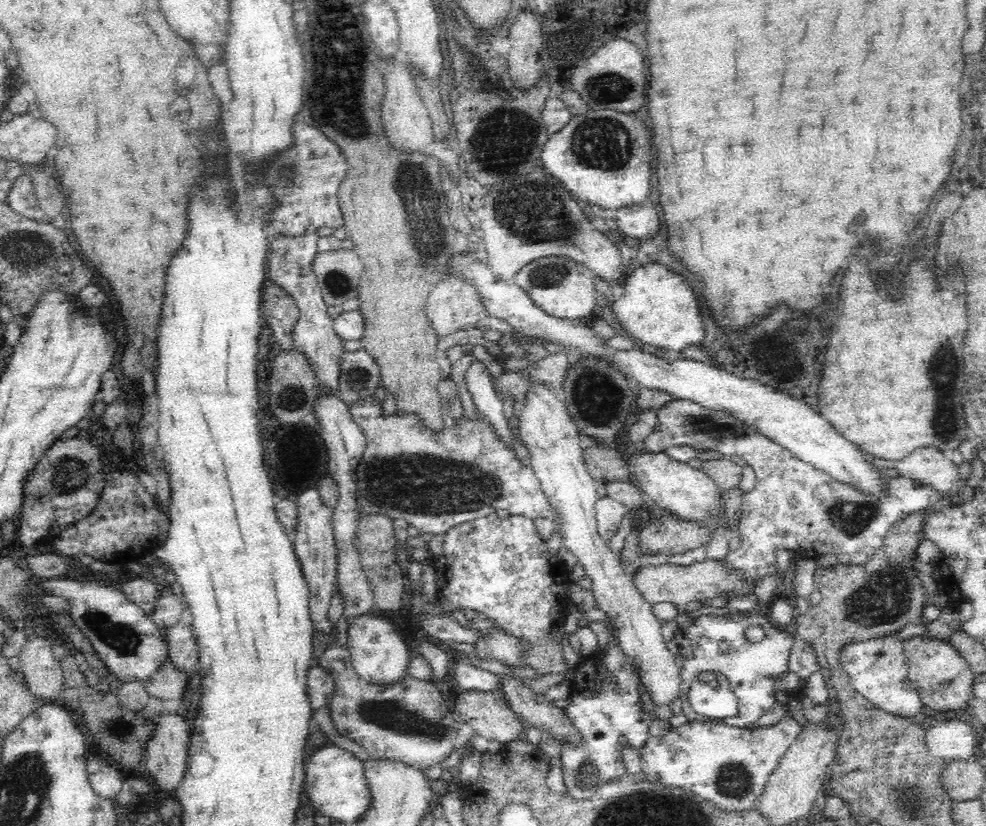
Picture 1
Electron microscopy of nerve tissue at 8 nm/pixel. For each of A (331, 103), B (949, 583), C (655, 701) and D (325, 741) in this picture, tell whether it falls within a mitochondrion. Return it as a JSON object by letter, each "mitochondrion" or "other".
{"A":"mitochondrion","B":"other","C":"other","D":"other"}

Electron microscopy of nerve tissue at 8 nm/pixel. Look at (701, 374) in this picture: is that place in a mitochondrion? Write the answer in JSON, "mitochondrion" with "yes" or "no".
{"mitochondrion":"no"}

